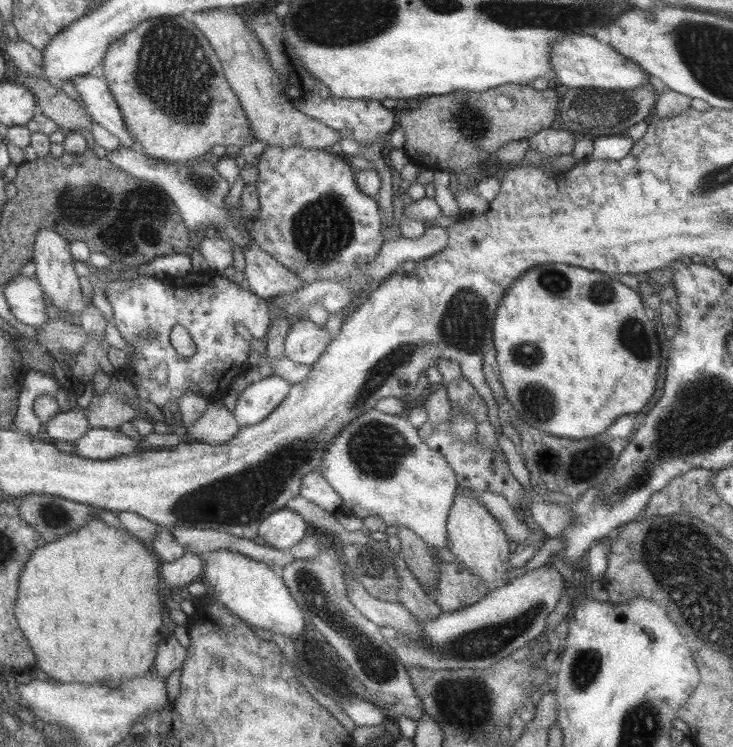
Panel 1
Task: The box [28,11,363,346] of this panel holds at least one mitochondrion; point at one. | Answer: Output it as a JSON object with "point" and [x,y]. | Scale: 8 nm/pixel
{"point":[173,72]}

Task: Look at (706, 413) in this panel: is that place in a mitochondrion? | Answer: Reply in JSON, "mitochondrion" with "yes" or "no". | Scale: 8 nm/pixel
{"mitochondrion":"yes"}

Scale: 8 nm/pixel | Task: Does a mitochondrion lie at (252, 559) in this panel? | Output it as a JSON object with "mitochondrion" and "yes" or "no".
{"mitochondrion":"no"}

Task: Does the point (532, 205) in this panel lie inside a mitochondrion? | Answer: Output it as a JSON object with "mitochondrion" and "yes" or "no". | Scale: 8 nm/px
{"mitochondrion":"no"}

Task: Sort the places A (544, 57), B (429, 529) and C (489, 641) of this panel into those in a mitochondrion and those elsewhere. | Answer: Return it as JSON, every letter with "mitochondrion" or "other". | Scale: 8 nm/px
{"A":"other","B":"other","C":"mitochondrion"}

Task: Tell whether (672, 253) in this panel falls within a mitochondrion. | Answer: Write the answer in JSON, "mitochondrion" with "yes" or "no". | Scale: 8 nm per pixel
{"mitochondrion":"no"}

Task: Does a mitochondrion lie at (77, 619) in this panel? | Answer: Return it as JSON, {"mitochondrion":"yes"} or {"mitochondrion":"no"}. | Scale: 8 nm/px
{"mitochondrion":"no"}

